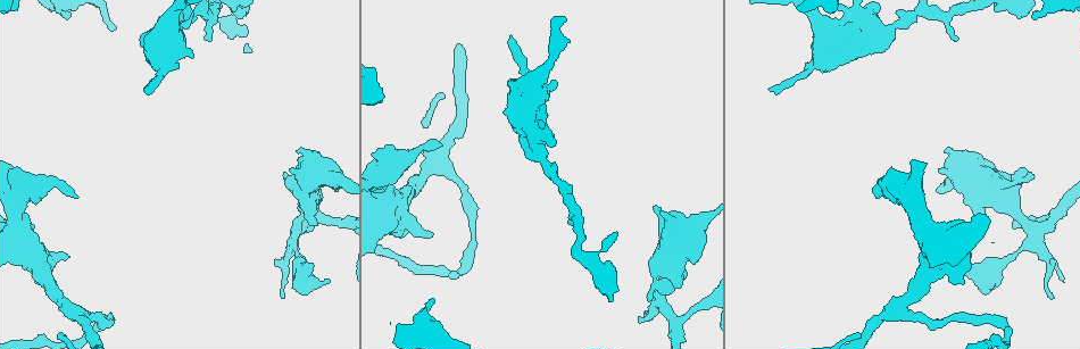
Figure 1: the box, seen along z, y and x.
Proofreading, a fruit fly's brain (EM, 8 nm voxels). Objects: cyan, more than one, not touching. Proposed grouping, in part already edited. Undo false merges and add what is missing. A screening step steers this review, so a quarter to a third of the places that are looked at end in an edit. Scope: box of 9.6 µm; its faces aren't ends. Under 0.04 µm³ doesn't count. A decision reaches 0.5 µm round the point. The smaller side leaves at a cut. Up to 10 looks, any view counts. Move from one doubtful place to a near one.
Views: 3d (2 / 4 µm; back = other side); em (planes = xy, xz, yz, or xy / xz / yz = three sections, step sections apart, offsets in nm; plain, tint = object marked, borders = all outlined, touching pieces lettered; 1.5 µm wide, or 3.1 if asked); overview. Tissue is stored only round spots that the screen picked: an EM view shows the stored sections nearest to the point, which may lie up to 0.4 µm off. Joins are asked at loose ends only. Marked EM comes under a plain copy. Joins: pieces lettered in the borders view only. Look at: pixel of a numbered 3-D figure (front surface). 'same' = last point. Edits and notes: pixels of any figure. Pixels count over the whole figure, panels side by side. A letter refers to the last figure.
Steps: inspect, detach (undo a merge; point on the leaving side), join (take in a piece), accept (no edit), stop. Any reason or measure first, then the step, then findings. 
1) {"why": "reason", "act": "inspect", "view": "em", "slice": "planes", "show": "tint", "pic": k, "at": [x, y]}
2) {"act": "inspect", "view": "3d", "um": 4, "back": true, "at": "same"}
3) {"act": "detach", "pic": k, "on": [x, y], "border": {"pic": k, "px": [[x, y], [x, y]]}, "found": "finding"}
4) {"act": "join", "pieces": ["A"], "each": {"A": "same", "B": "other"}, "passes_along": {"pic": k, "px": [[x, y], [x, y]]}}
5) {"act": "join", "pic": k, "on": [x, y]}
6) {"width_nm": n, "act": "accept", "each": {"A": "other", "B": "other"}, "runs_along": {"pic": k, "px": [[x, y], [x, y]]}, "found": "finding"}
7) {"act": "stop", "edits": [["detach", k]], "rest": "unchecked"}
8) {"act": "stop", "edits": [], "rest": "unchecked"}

{"why": "an open end", "act": "inspect", "view": "em", "slice": "yz", "step": 8, "show": "tint", "pic": 1, "at": [939, 172]}

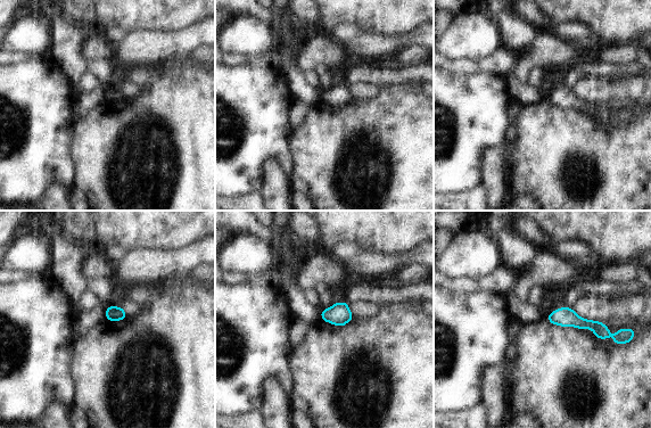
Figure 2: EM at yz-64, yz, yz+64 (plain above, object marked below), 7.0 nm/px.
{"why": "another direction", "act": "inspect", "view": "em", "slice": "planes", "show": "borders", "at": "same"}

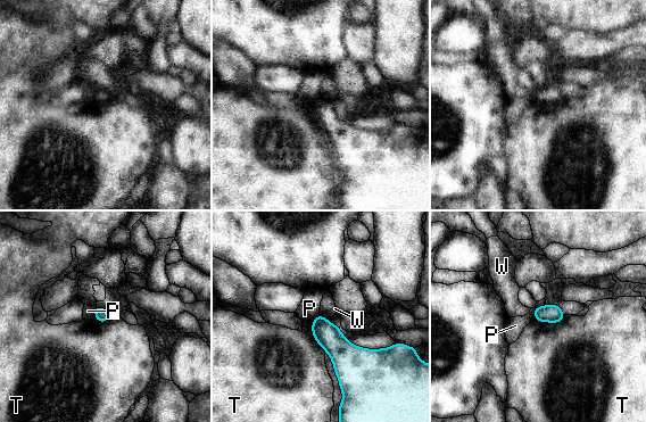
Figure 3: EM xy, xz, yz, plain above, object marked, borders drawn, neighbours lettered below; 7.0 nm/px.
{"act": "accept", "each": {"P": "other", "T": "other", "W": "other"}, "border": {"pic": 3, "px": [[313, 320], [312, 334], [325, 352]]}, "found": "no lettered piece goes on from it"}

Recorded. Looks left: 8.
{"why": "branch stops here", "act": "inspect", "view": "em", "slice": "xz", "step": 4, "show": "tint", "pic": 1, "at": [956, 35]}

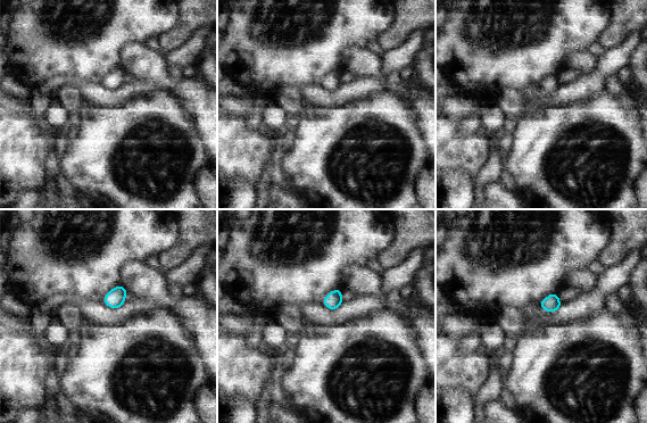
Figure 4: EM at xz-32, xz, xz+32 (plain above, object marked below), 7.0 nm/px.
{"act": "inspect", "view": "em", "slice": "planes", "show": "tint", "at": "same"}

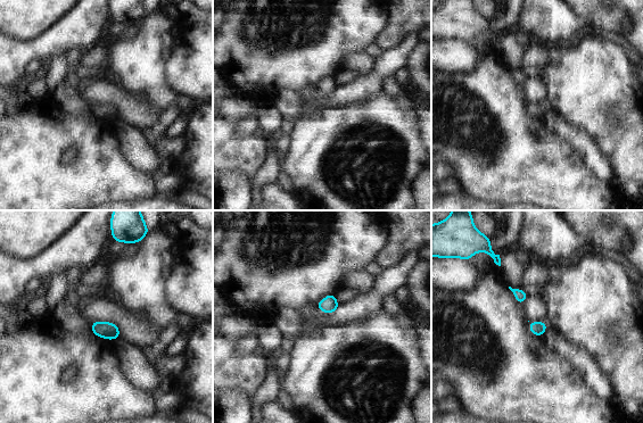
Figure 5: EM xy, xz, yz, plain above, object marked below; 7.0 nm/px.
{"why": "see the neighbours", "act": "inspect", "view": "em", "slice": "planes", "show": "borders", "at": "same"}

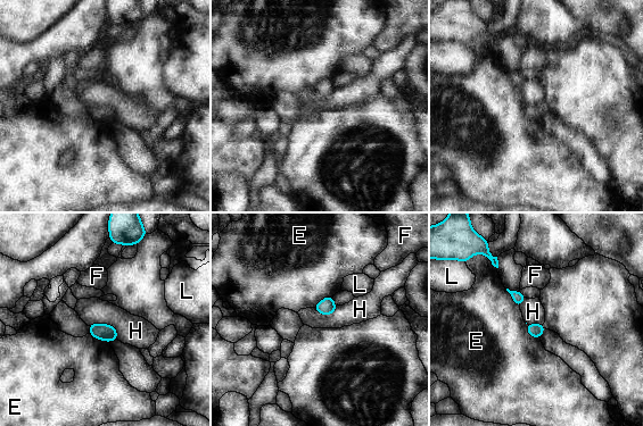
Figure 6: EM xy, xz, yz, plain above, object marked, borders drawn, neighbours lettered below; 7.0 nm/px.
{"act": "accept", "each": {"E": "other", "F": "other", "H": "other", "L": "other"}, "found": "no lettered piece goes on from it"}

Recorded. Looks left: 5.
{"why": "branch stops here", "act": "inspect", "view": "em", "slice": "yz", "step": 8, "show": "tint", "pic": 1, "at": [1035, 19]}

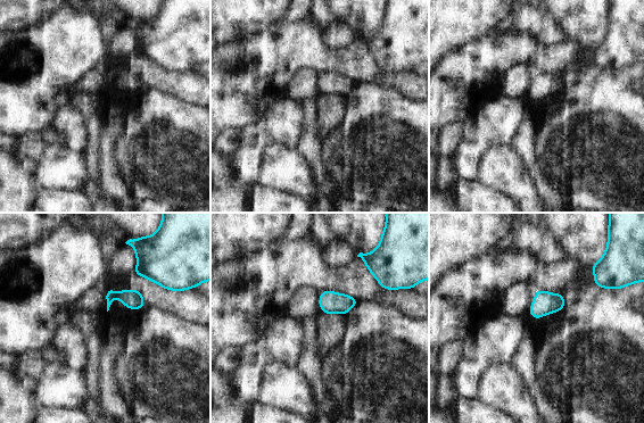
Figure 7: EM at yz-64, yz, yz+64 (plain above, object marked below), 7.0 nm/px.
{"why": "cut it another way", "act": "inspect", "view": "em", "slice": "xz", "step": 4, "show": "borders", "at": "same"}

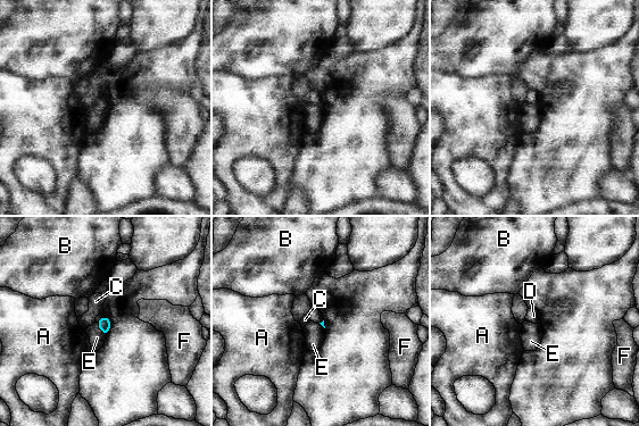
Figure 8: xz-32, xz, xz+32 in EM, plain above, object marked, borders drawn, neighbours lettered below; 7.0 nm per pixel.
{"act": "accept", "each": {"A": "other", "B": "other", "C": "other", "D": "other", "E": "other", "F": "other"}, "border": {"pic": 8, "px": [[96, 322], [106, 335]]}, "found": "no lettered piece goes on from it"}

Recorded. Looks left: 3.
{"why": "thick end", "act": "inspect", "view": "em", "slice": "xy", "step": 4, "show": "tint", "pic": 1, "at": [67, 256]}

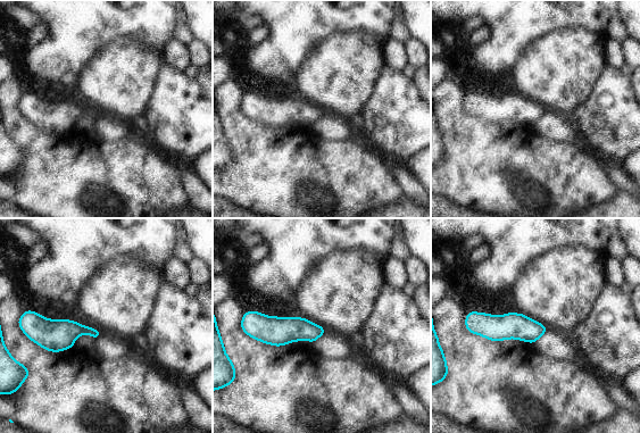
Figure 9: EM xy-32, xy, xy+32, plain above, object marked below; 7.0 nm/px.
{"why": "what lies round it", "act": "inspect", "view": "em", "slice": "xy", "step": 4, "show": "borders", "at": "same"}

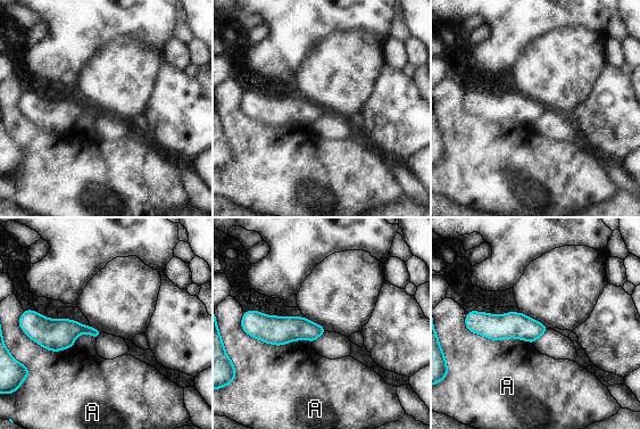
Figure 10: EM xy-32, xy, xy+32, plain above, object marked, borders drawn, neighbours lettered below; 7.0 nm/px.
{"act": "accept", "each": {"A": "other"}, "found": "none of them fits"}

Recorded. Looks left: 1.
{"act": "stop", "edits": [], "rest": "unchecked"}

